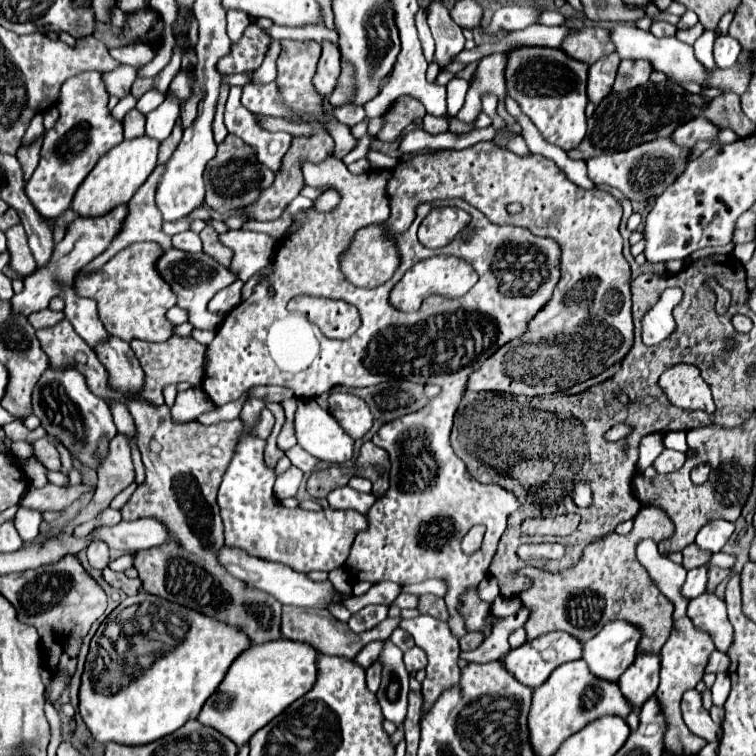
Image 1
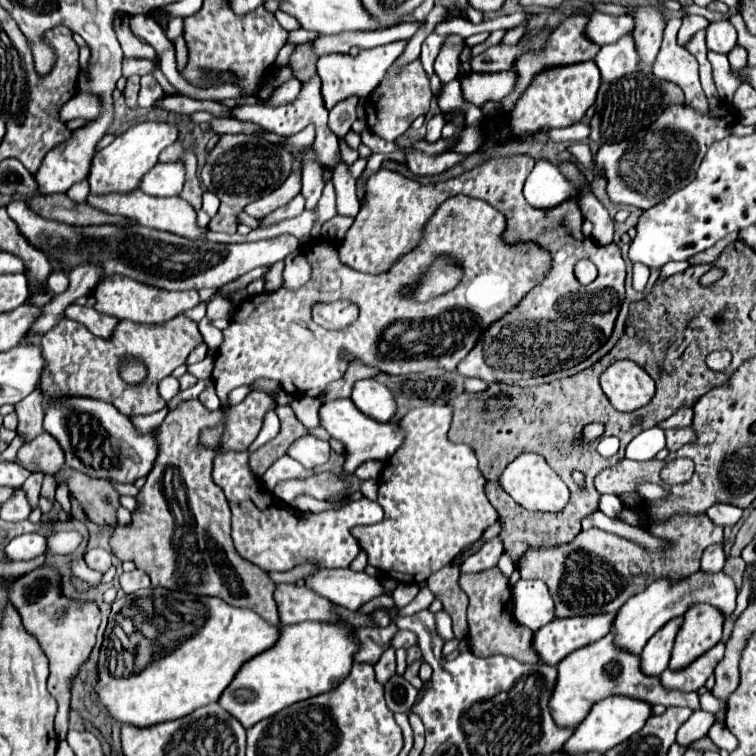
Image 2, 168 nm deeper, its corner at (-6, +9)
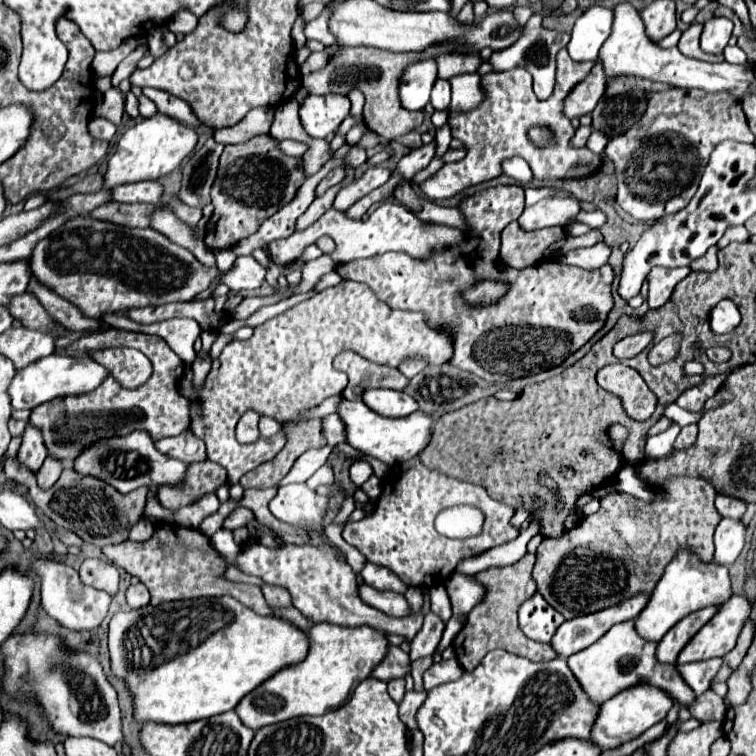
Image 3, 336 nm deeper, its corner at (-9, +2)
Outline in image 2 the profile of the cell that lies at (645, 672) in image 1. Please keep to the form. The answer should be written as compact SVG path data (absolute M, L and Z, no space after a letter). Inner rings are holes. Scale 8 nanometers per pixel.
M672 618L644 646L644 650L640 654L640 670L646 676L660 676L666 670L668 660L670 660L670 652L672 652L672 644L674 644L680 624L682 624L682 618Z

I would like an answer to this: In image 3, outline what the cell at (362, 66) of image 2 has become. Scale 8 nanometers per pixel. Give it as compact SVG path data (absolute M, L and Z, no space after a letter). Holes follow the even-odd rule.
M341 95L305 97L299 107L299 119L309 137L327 137L349 115L349 107L349 99Z

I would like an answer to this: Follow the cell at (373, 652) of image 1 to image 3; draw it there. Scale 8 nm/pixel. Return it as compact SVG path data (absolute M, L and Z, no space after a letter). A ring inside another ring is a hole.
M429 611L425 615L421 631L411 641L411 653L409 653L409 657L415 661L415 659L421 659L421 657L433 655L437 651L439 641L441 641L443 629L445 629L445 623L435 613Z

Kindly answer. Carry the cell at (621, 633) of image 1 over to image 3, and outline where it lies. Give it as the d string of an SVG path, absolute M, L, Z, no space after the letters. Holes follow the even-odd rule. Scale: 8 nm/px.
M681 549L677 555L671 559L671 563L665 567L663 577L659 579L657 587L651 593L651 599L643 613L635 619L635 629L643 639L649 641L661 641L663 635L685 615L699 611L707 605L721 605L733 595L731 591L731 581L729 581L729 571L725 565L719 563L705 563L699 559L699 555L691 549Z

